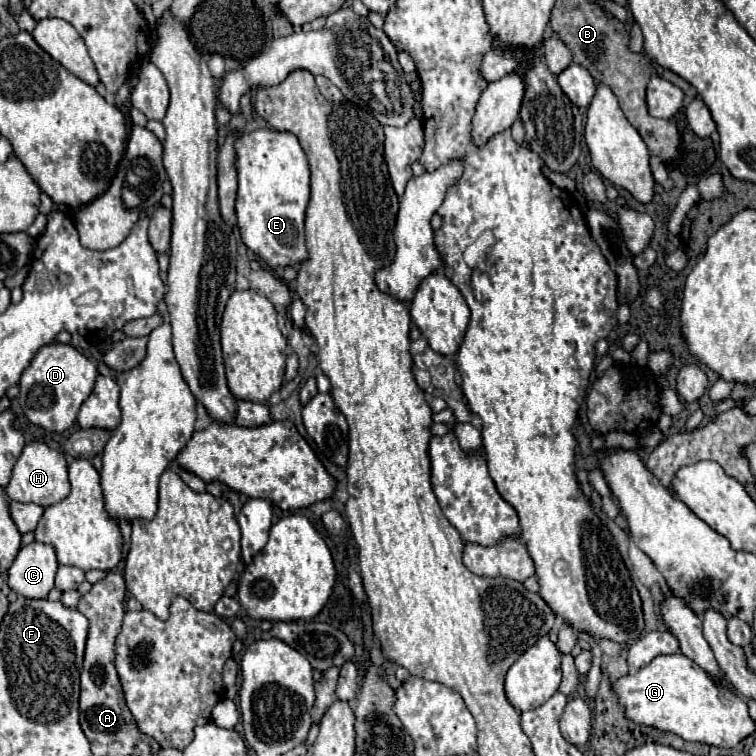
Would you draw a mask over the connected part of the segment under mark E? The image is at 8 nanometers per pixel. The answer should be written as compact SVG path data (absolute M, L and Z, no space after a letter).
M258 129L236 141L238 197L236 215L242 241L270 269L300 265L308 259L304 239L304 211L310 199L310 171L306 155L292 133Z

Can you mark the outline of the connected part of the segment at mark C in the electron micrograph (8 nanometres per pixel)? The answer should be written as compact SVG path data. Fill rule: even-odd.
M32 541L18 551L18 557L8 569L8 585L22 597L44 599L54 587L58 569L56 551L48 543Z

